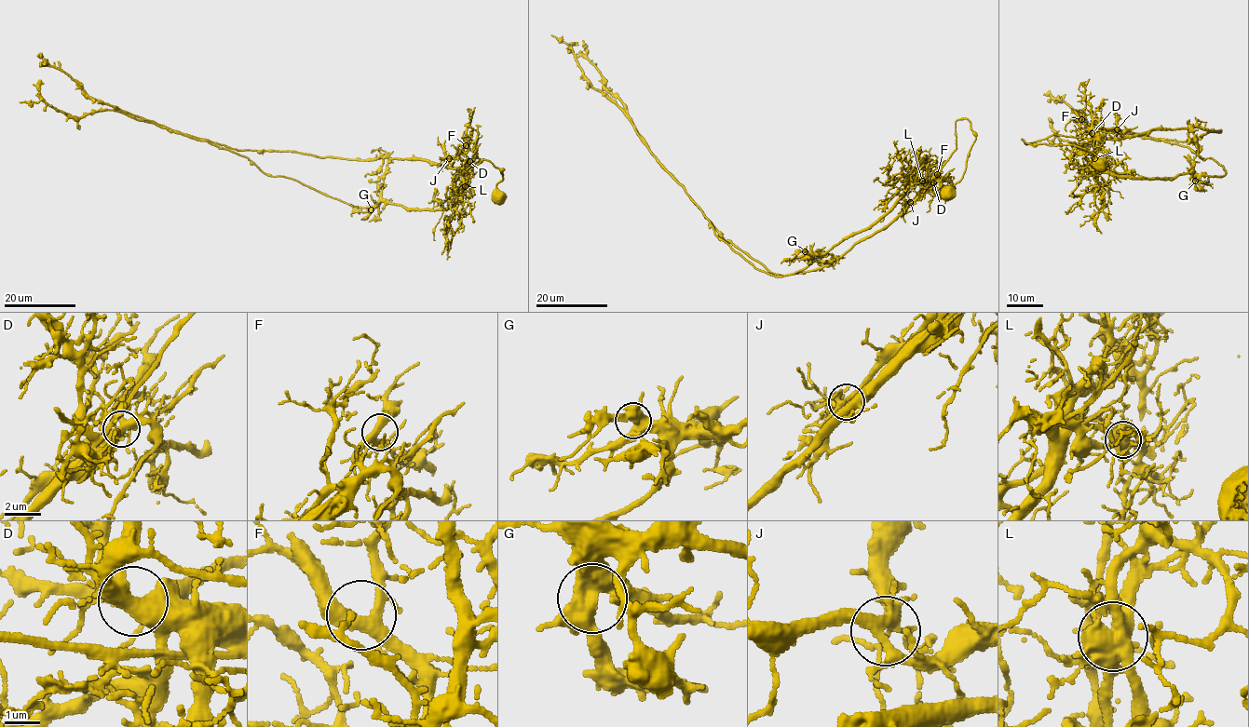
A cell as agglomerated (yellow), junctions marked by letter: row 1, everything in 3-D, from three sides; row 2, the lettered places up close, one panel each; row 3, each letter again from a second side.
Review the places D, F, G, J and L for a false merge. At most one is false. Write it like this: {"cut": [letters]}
{"cut": ["L"]}

